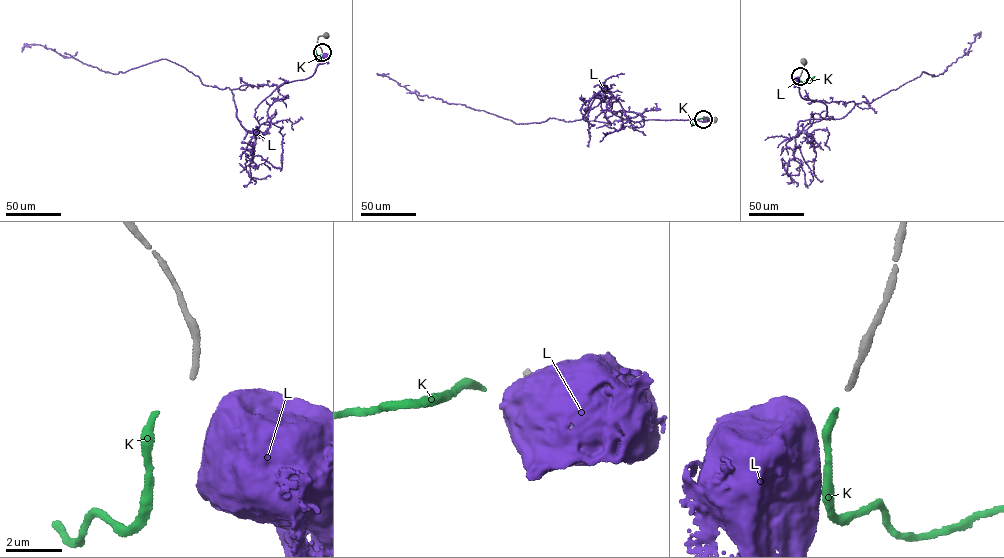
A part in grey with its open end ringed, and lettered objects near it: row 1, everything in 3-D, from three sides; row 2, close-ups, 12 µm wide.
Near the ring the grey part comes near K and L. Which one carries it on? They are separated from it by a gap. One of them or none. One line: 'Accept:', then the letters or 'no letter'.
Accept: no letter

